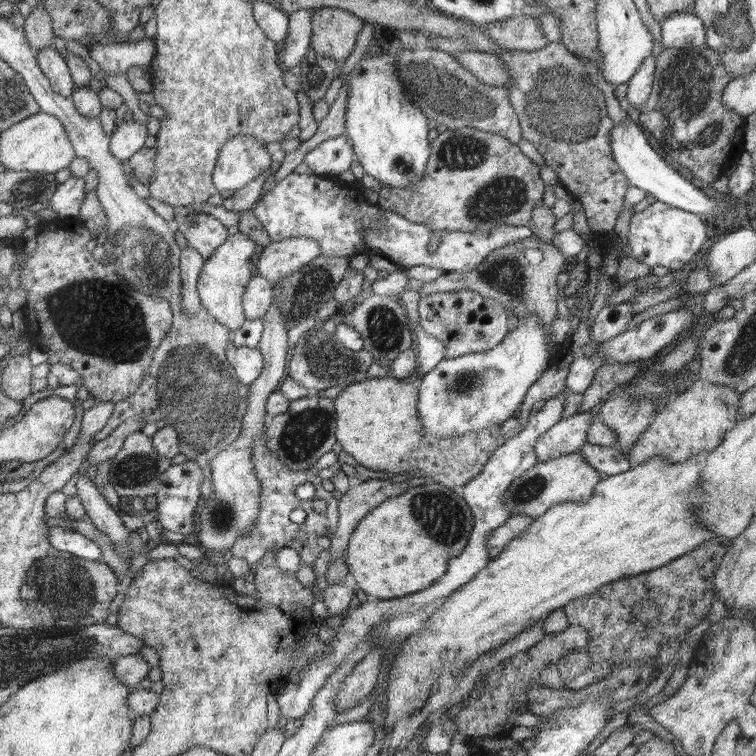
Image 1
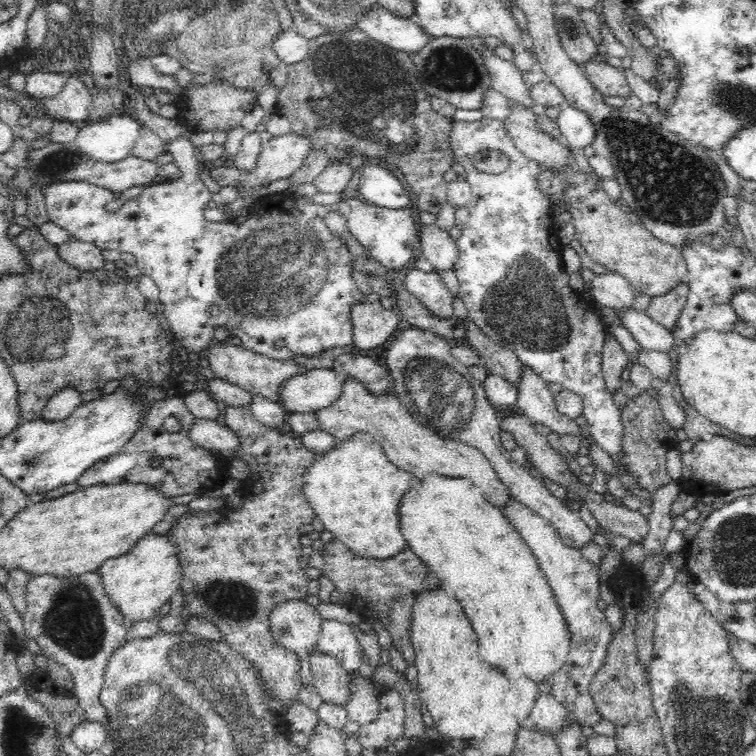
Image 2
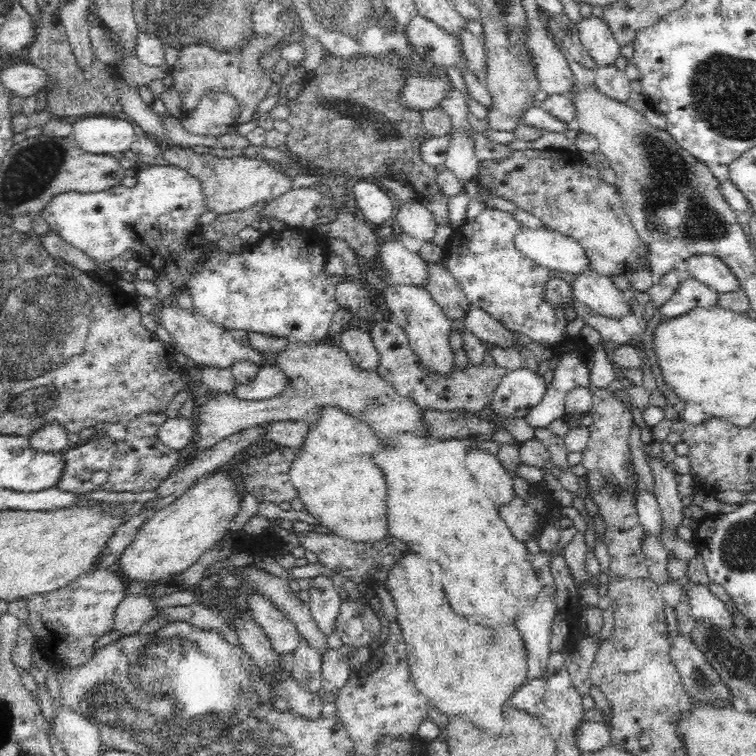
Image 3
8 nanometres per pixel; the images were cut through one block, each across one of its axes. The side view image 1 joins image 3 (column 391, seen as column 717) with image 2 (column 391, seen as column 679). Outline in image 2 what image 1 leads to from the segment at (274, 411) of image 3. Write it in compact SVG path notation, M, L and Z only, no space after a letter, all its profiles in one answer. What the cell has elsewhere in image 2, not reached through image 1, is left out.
M345 376L342 392L324 410L314 412L320 429L331 434L339 441L347 441L356 433L368 433L382 445L386 456L398 468L413 474L418 481L425 481L432 473L440 476L466 478L471 480L489 499L490 504L502 509L512 498L511 490L492 468L490 461L473 446L442 436L434 428L423 424L405 403L391 391L382 396L374 396L355 378Z

